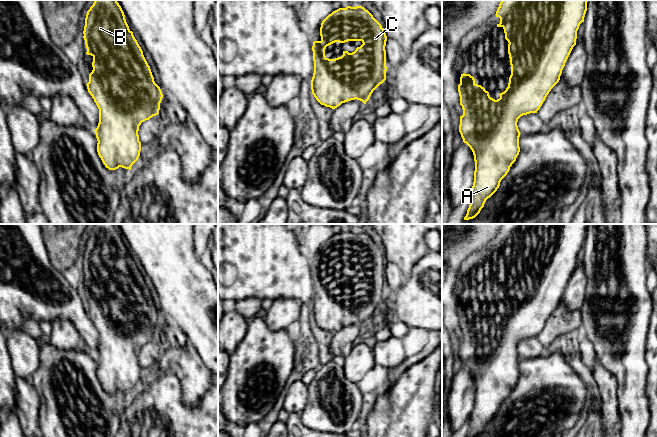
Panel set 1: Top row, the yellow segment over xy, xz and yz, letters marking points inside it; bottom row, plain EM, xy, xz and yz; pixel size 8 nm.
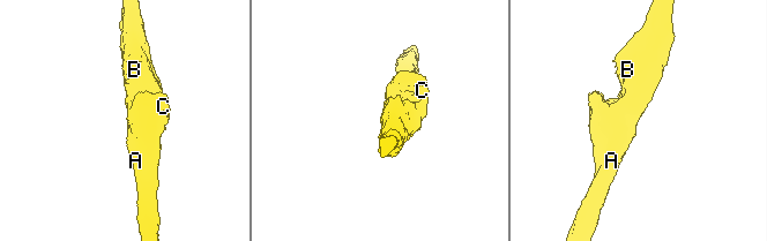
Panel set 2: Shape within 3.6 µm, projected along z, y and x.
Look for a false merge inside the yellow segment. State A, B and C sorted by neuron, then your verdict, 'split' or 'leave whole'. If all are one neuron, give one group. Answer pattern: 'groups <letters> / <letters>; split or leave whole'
groups A B C; leave whole

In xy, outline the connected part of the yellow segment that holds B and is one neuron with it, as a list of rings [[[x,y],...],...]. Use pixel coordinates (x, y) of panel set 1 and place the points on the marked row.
[[[95,0],[87,11],[83,34],[87,48],[86,54],[93,57],[93,70],[89,74],[89,82],[86,85],[99,109],[99,123],[94,130],[98,141],[98,155],[109,170],[116,170],[119,167],[131,170],[141,151],[139,126],[142,122],[159,114],[163,98],[162,91],[154,81],[150,66],[133,32],[129,29],[124,12],[117,0]]]

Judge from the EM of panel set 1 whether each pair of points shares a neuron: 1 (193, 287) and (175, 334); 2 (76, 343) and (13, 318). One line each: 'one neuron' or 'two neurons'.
1: two neurons
2: two neurons

